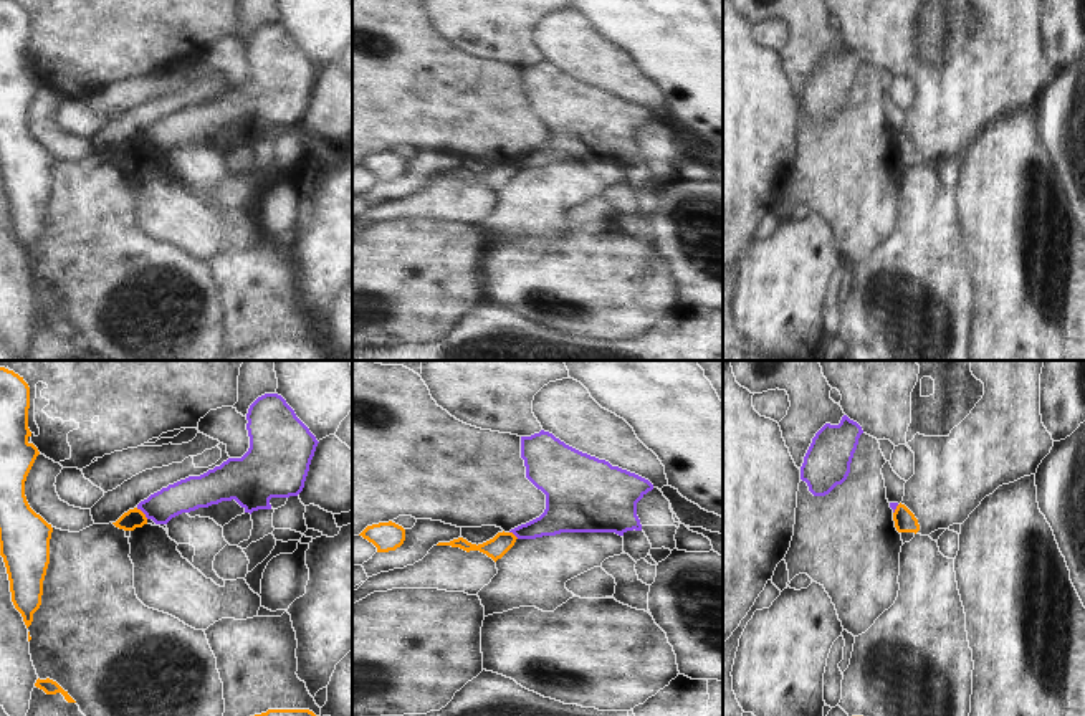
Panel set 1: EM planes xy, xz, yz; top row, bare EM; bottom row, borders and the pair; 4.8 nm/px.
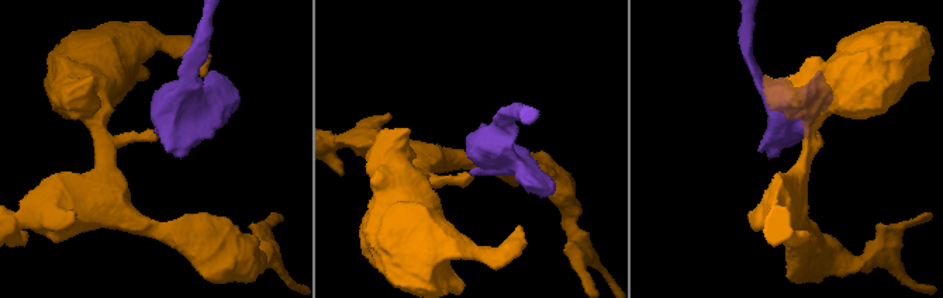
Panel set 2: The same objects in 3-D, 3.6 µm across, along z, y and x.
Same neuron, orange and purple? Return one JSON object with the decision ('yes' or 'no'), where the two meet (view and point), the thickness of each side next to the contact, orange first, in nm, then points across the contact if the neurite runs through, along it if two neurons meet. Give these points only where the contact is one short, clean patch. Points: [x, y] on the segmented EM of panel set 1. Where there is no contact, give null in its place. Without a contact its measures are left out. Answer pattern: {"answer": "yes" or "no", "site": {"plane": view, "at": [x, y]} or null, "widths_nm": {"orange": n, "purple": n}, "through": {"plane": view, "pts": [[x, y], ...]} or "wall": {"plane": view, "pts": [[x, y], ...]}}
{"answer": "no", "site": {"plane": "xy", "at": [143, 513]}, "widths_nm": {"orange": 100, "purple": 160}, "wall": {"plane": "xy", "pts": [[136, 508], [148, 518]]}}

